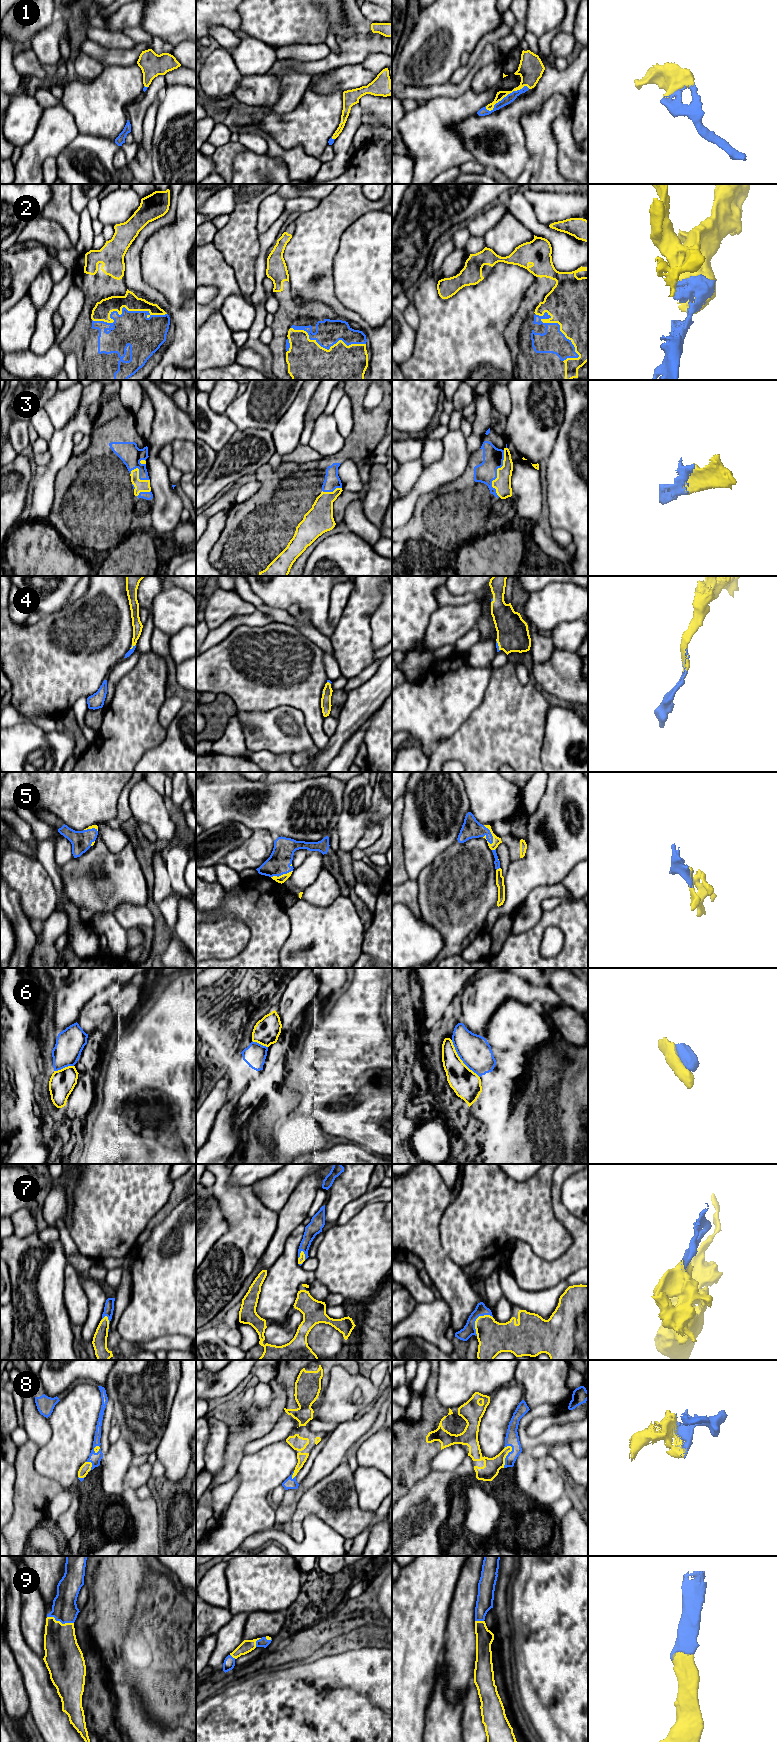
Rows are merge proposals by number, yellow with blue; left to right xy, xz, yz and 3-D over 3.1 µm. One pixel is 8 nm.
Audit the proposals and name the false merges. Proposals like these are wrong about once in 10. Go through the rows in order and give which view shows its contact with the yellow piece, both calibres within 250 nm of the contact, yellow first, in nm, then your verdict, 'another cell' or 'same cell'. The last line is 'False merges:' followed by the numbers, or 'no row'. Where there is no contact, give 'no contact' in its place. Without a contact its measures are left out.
1: contact in yz; calibres 160 and 70 nm; same cell
2: contact in xy; calibres 140 and 280 nm; same cell
3: contact in yz; calibres 140 and 170 nm; same cell
4: contact in yz; calibres 260 and 20 nm; same cell
5: contact in yz; calibres 60 and 160 nm; same cell
6: contact in yz; calibres 220 and 260 nm; another cell
7: contact in yz; calibres 260 and 100 nm; same cell
8: contact in yz; calibres 140 and 110 nm; same cell
9: contact in xy; calibres 280 and 200 nm; same cell
False merges: 6

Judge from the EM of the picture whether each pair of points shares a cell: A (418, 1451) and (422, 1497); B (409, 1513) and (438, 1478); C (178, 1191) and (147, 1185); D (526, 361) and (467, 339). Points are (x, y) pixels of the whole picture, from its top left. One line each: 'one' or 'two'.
A: two
B: one
C: two
D: two

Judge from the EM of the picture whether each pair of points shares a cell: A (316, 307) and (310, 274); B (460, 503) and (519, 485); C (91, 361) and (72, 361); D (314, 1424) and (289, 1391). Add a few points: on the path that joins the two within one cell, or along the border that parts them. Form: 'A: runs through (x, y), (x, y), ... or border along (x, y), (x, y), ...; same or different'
A: border along (292, 295), (296, 303), (322, 302), (336, 312); different
B: border along (512, 464), (511, 496), (515, 500), (516, 510); different
C: border along (78, 361), (79, 369); different
D: border along (305, 1424), (312, 1430), (319, 1431); different

